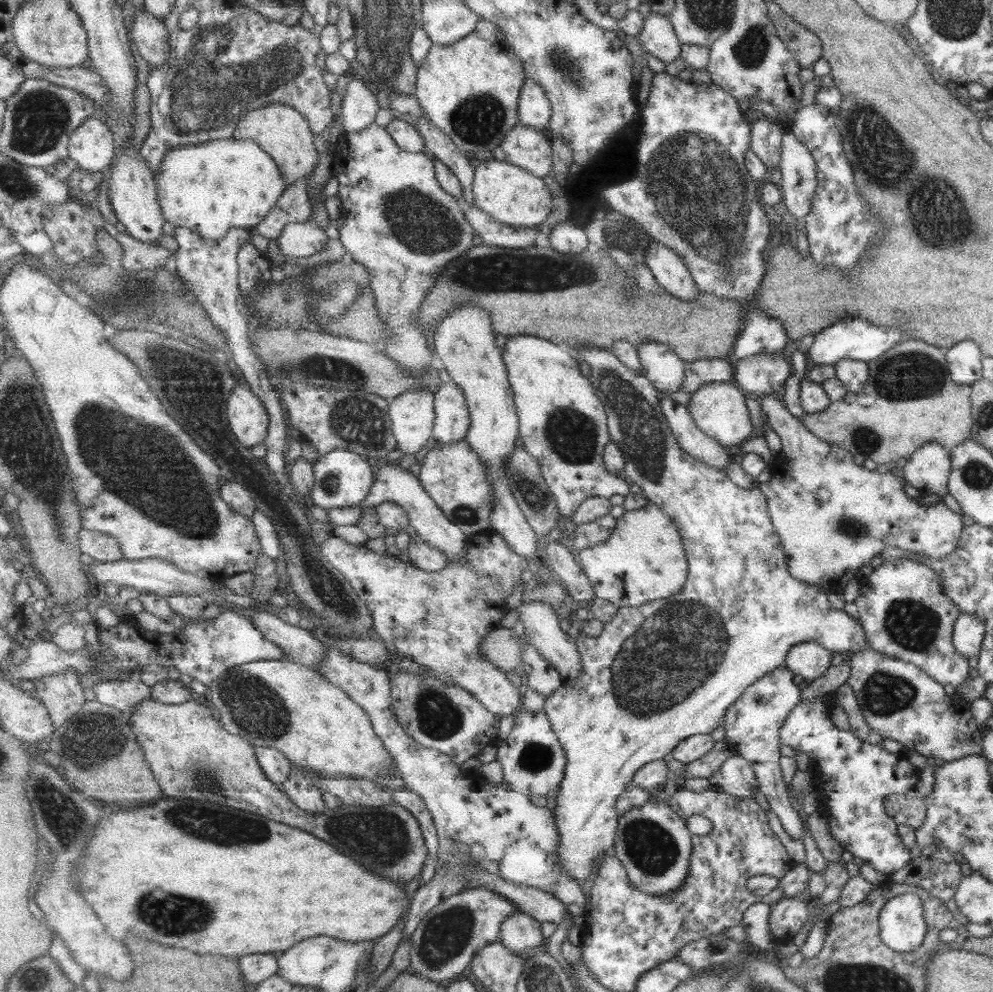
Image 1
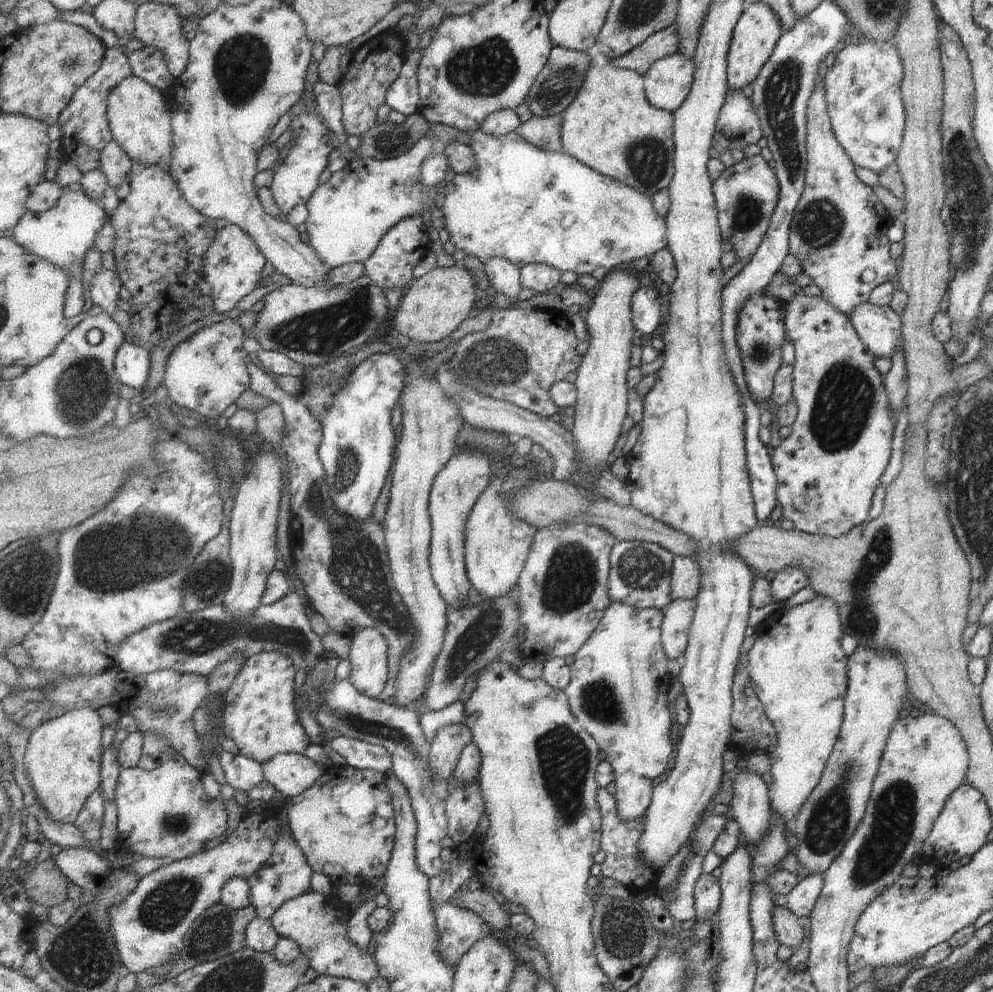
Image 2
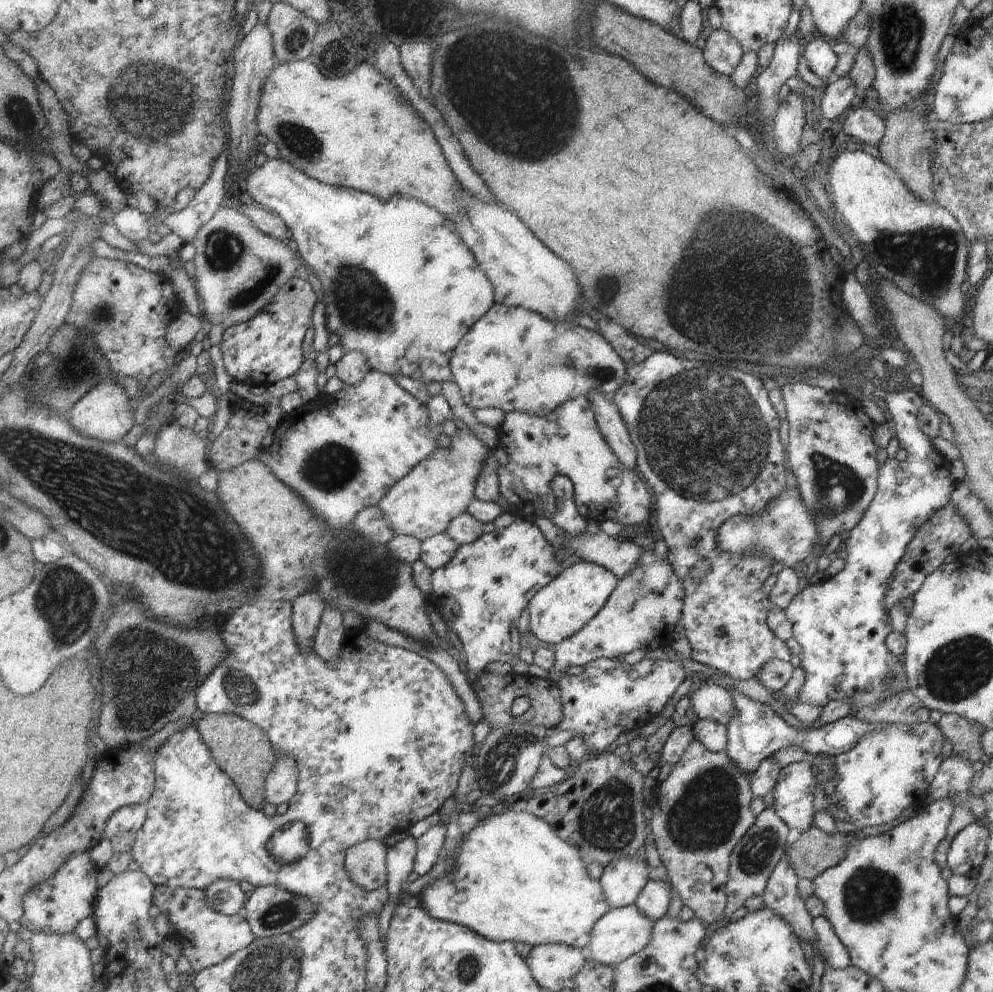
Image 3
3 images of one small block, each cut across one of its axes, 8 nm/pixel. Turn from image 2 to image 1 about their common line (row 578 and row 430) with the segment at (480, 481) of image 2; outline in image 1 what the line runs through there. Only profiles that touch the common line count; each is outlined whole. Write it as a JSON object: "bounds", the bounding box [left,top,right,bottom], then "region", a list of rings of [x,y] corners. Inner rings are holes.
{"bounds":[434,378,472,446],"region":[[[446,378],[436,392],[434,440],[437,446],[466,440],[472,423],[465,393]]]}

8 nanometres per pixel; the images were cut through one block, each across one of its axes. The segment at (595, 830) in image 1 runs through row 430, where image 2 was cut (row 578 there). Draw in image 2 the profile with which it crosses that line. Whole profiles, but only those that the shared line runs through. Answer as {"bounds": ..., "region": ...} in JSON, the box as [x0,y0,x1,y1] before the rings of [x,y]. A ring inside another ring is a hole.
{"bounds":[610,541,675,611],"region":[[[643,541],[617,542],[610,563],[610,595],[613,601],[630,604],[633,608],[666,611],[675,598],[672,596],[672,572],[675,554],[655,543]]]}

